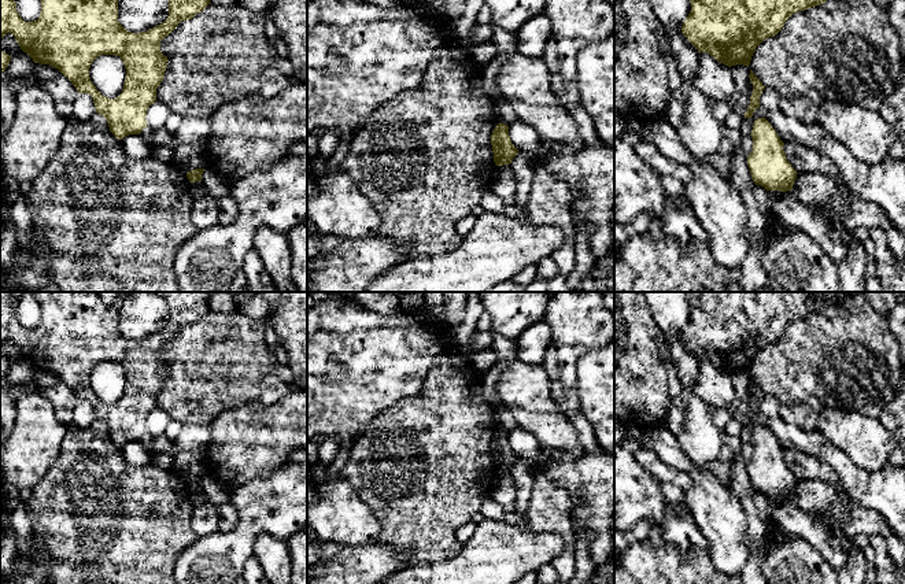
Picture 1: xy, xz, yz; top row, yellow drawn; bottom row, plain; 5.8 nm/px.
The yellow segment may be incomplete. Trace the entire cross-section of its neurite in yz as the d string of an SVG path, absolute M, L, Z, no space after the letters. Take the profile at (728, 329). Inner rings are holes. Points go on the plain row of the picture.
M686 292L691 318L681 340L698 356L731 374L750 372L756 355L795 319L841 304L852 292L816 300L813 292Z

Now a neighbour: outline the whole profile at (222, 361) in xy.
M239 310L232 313L208 311L192 326L182 328L160 348L160 358L169 366L163 388L156 396L156 407L165 410L171 419L184 425L208 425L224 410L239 407L245 402L273 404L292 389L274 369L274 356L265 340L266 318L250 317Z

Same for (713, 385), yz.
M708 359L699 361L695 393L710 407L727 407L735 396L729 374Z

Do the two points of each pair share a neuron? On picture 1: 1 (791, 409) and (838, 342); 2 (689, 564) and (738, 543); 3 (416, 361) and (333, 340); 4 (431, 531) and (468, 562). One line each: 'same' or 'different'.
1: same
2: different
3: same
4: different

